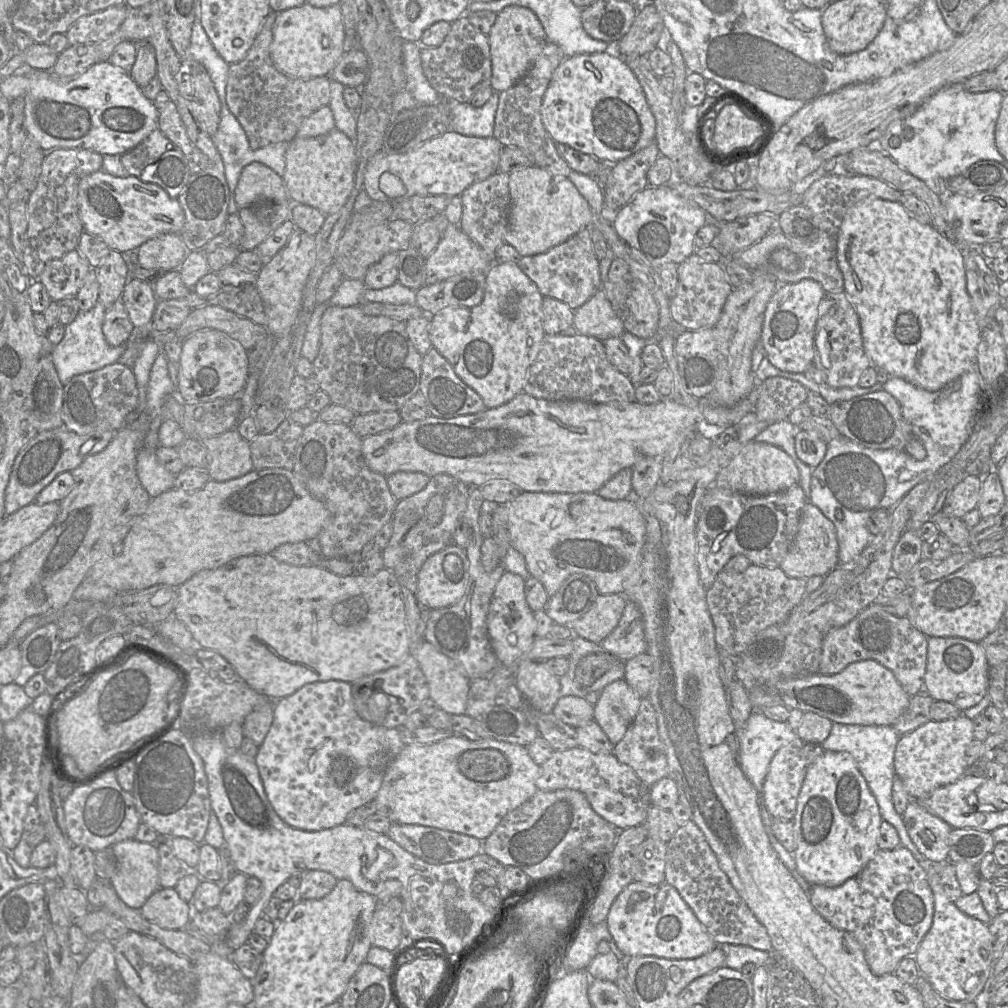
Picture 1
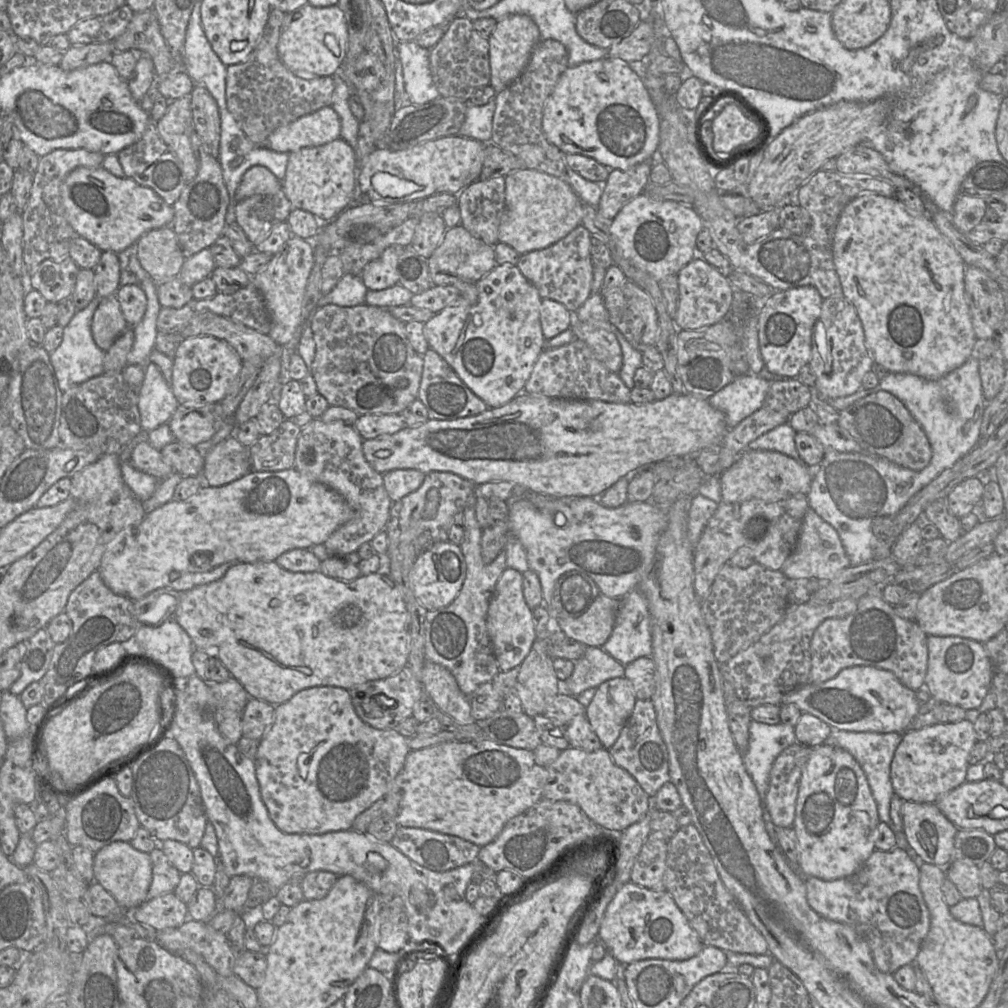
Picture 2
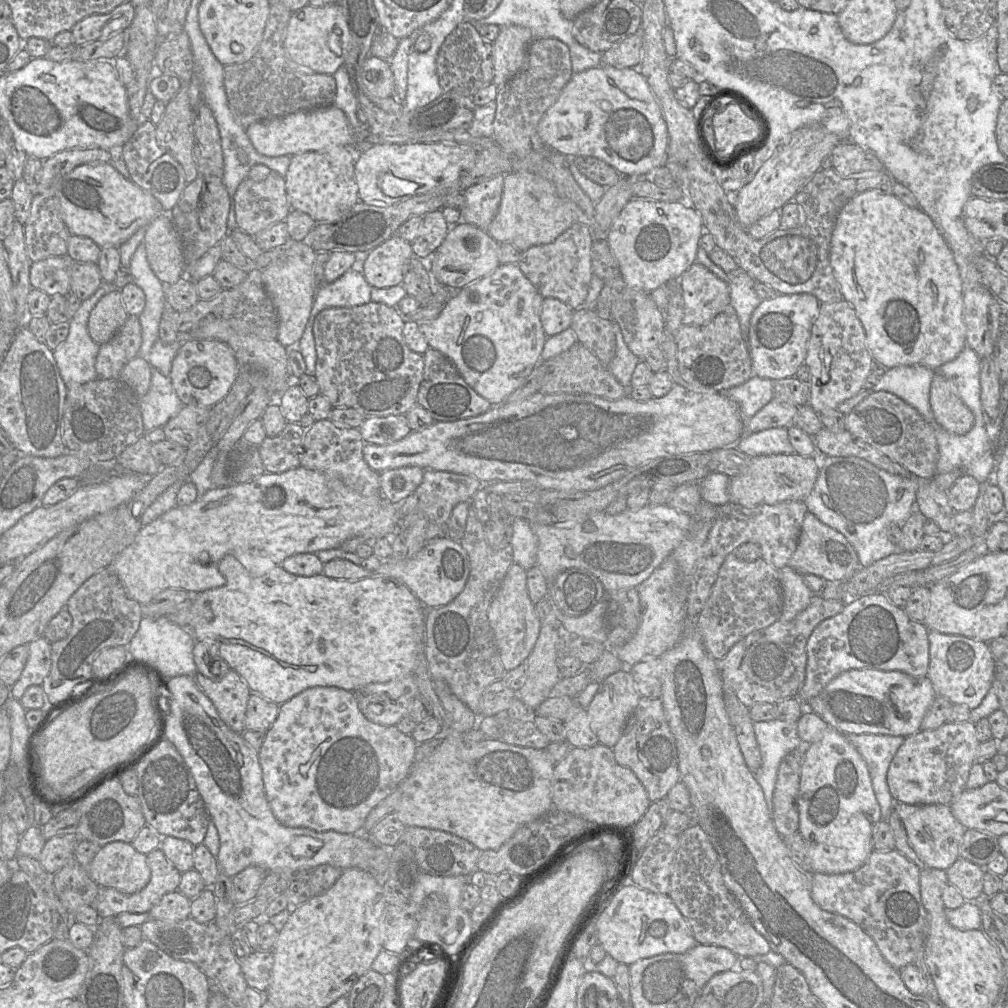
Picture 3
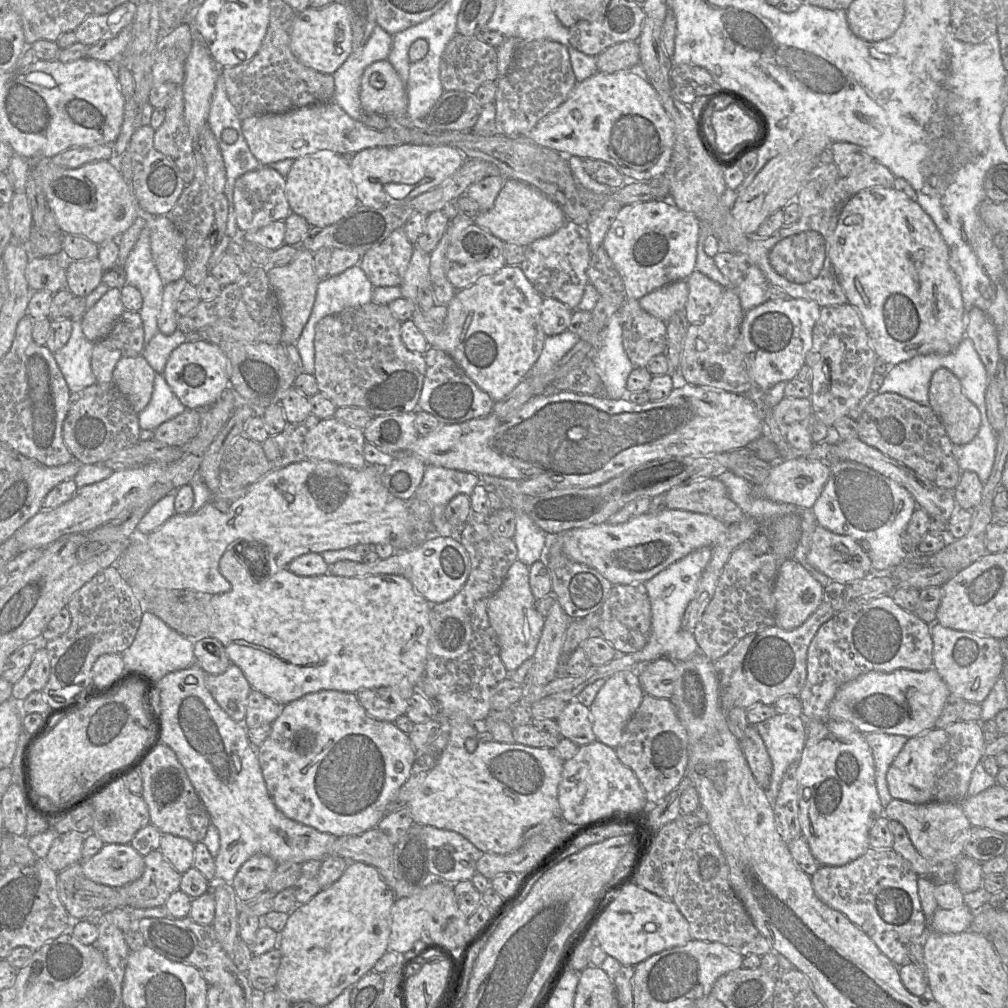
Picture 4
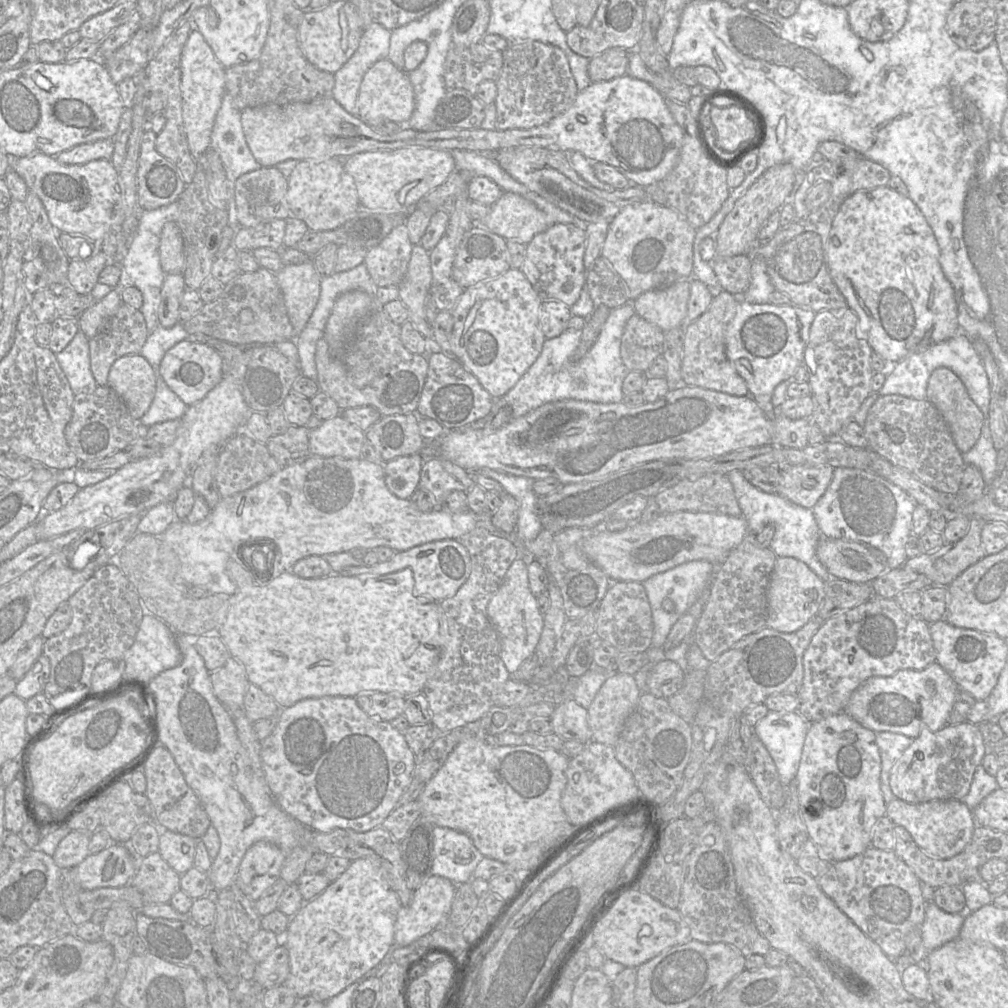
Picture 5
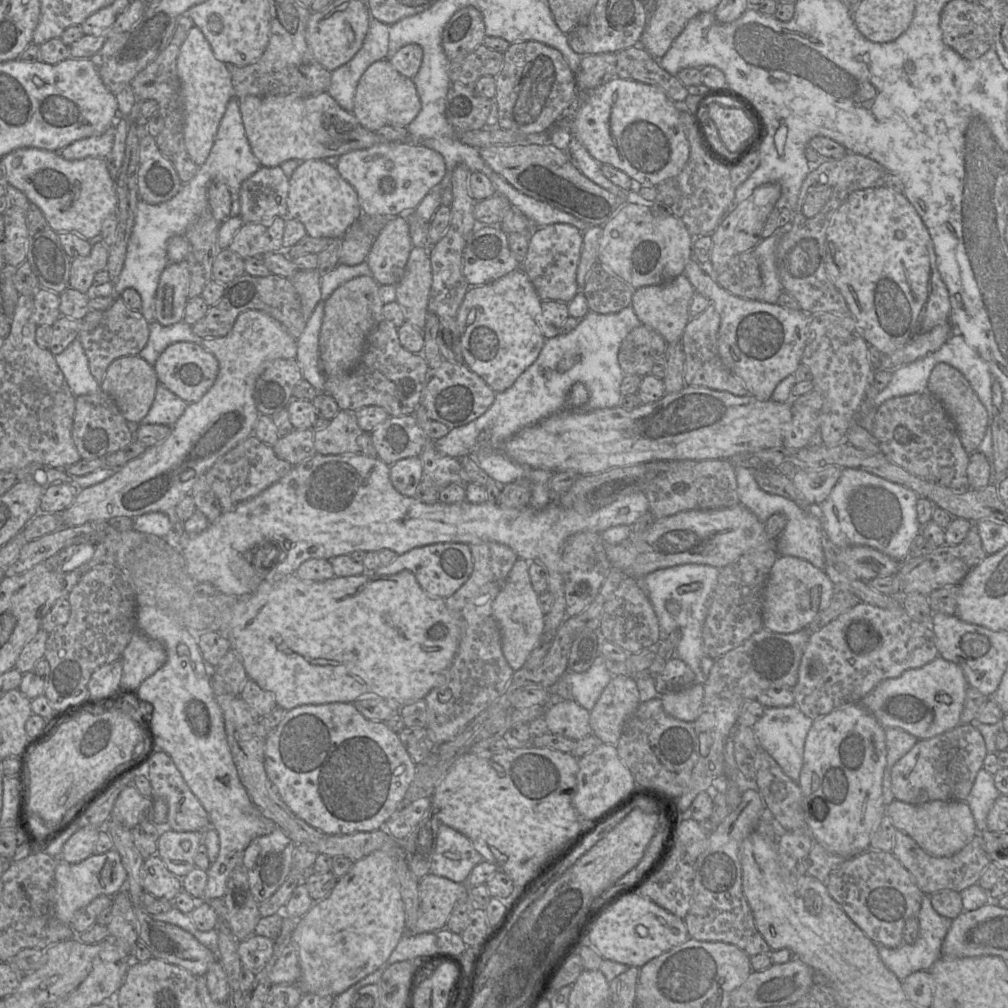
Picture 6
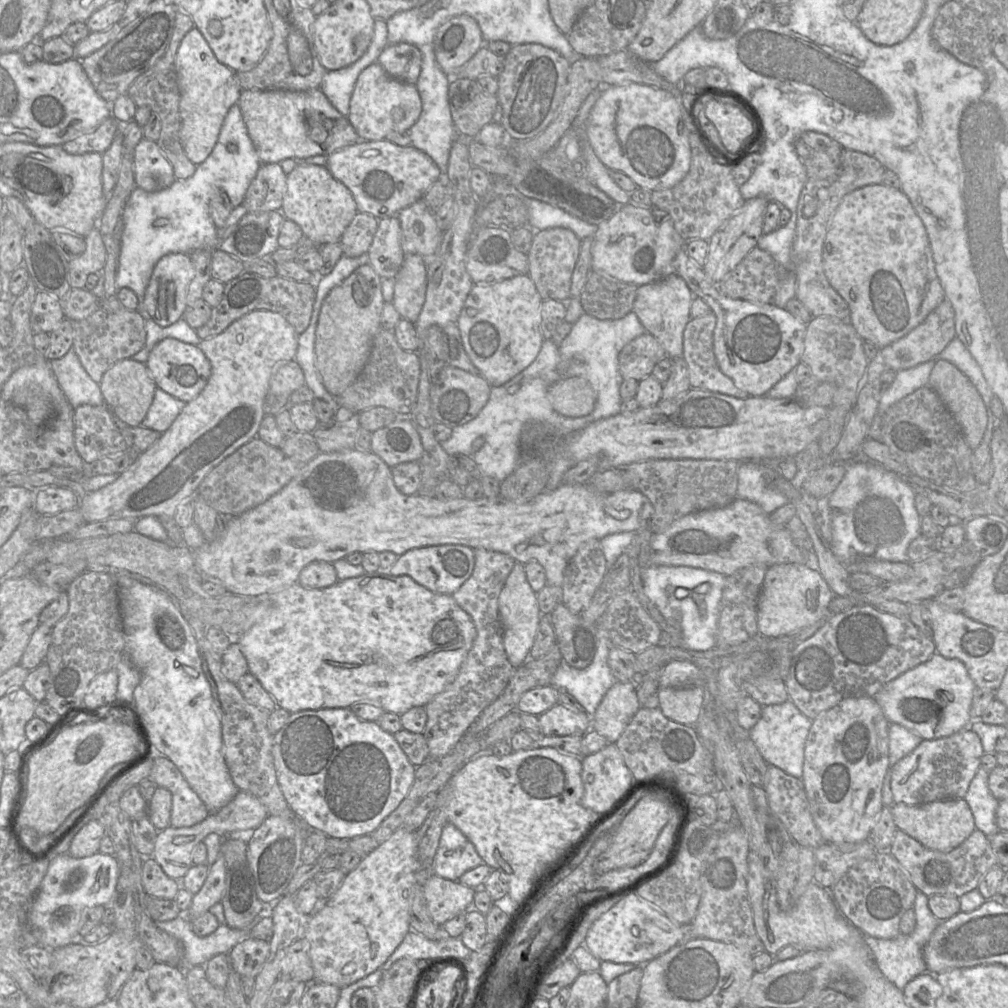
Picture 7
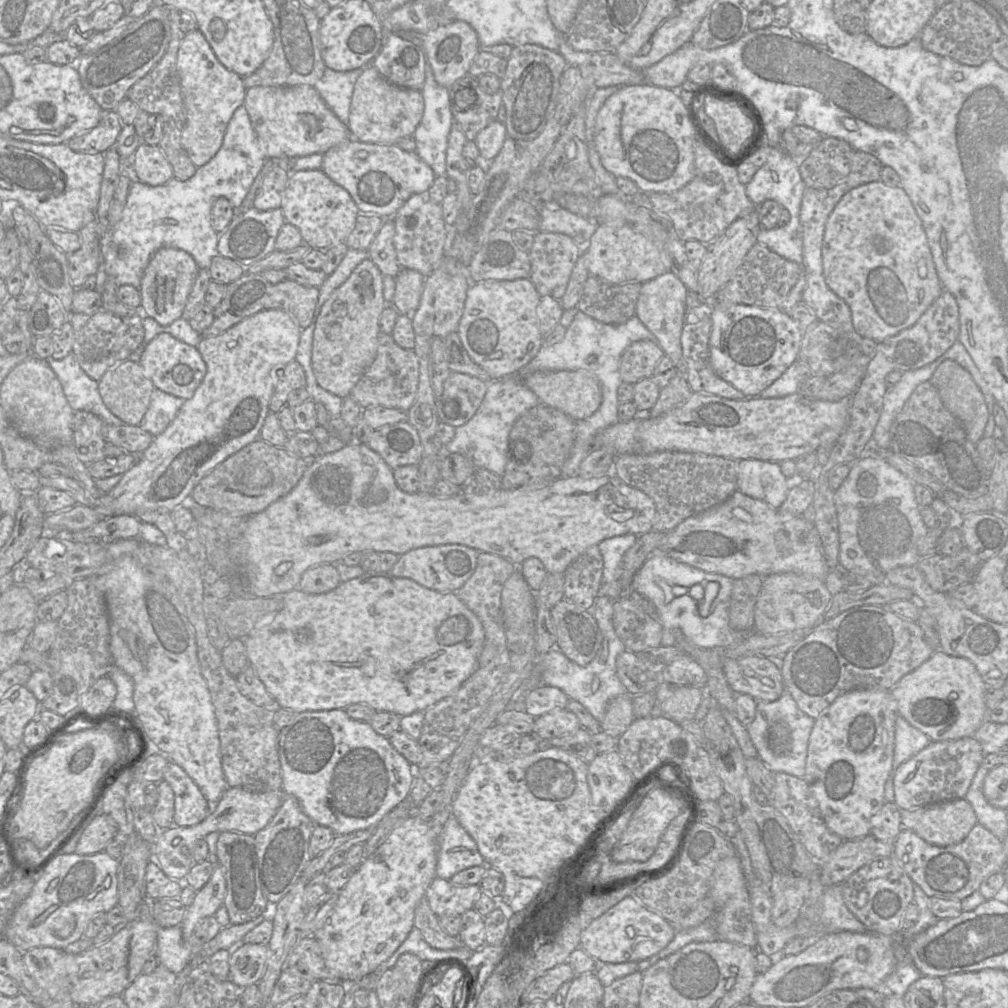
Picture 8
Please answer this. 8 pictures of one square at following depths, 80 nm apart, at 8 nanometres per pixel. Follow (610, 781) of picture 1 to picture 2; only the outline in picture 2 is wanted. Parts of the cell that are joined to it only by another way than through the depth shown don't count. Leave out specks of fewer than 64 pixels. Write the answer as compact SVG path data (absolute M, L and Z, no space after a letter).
M570 746L566 750L561 751L559 757L546 769L548 778L543 789L543 798L551 801L566 801L578 805L593 822L609 833L620 834L651 811L652 798L627 770L613 762L609 750L604 747L596 751L587 752Z

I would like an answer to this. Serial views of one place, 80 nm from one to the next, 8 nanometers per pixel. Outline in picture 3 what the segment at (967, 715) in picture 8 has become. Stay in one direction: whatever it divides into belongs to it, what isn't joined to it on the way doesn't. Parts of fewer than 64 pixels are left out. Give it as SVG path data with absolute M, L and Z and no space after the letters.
M850 669L832 679L805 709L818 714L831 728L847 734L907 737L921 730L922 720L937 696L927 676L914 678L901 671Z

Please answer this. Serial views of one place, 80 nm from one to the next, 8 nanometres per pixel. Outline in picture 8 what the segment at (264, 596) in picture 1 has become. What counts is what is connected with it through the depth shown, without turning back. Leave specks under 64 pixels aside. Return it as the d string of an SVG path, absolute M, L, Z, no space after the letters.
M364 572L361 576L341 582L335 589L323 594L307 594L299 588L284 594L284 606L273 621L259 629L254 629L243 639L249 664L254 668L267 692L275 700L276 707L289 709L295 713L345 709L352 704L363 703L378 711L393 712L399 716L425 711L429 706L456 691L478 666L485 632L477 616L457 597L454 592L438 592L426 588L414 580L395 577L390 572Z

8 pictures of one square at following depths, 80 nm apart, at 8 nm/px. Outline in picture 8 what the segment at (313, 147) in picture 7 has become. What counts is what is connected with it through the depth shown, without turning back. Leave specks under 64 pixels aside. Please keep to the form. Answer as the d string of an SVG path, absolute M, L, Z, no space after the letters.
M309 85L254 86L246 90L243 105L267 158L289 159L324 154L351 138L348 126L337 118L317 90Z

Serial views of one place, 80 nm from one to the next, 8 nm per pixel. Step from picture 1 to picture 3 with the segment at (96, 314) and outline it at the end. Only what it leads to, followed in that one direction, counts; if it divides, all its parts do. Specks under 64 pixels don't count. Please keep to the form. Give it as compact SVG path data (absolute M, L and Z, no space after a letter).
M103 282L91 297L81 302L80 308L70 320L68 337L53 351L67 388L98 378L95 363L100 345L89 334L88 320L93 308L110 289L118 288Z

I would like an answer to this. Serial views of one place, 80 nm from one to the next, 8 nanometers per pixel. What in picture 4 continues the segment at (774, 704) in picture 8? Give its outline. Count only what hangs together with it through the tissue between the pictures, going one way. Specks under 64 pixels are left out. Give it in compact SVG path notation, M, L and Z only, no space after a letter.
M776 713L755 726L772 762L766 795L774 809L784 773L801 757L807 738L806 720L802 716Z

